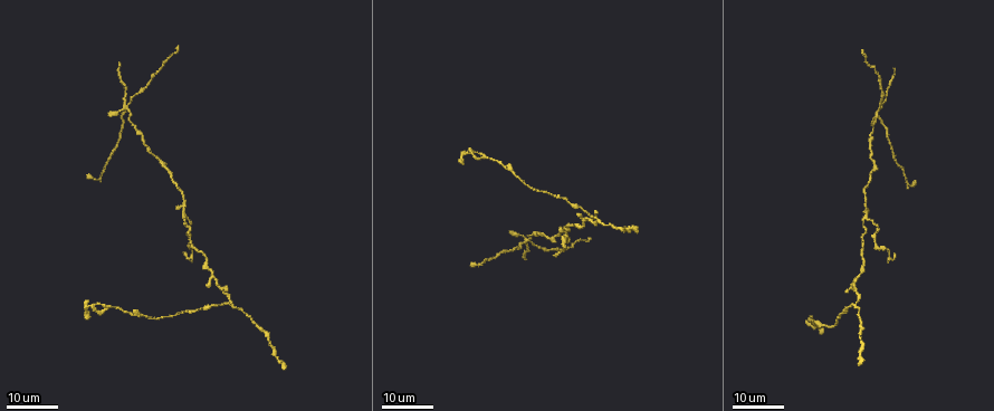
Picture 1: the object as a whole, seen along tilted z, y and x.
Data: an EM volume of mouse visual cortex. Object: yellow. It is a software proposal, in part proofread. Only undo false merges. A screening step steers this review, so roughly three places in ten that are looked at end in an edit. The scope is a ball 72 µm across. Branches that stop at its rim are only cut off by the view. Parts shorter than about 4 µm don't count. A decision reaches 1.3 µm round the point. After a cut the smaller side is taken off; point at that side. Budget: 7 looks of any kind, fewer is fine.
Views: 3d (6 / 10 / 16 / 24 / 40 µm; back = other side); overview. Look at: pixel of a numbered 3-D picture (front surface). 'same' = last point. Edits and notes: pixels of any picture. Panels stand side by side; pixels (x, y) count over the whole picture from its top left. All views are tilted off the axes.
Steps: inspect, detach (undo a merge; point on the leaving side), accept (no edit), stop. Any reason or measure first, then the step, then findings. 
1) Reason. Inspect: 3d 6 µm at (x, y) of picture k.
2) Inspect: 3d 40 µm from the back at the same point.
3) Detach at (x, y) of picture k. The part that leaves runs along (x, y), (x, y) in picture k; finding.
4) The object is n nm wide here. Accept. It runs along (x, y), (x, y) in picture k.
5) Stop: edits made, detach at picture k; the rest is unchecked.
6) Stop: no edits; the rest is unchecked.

Branch point. Inspect: 3d 24 µm at (868, 220) of picture 1.

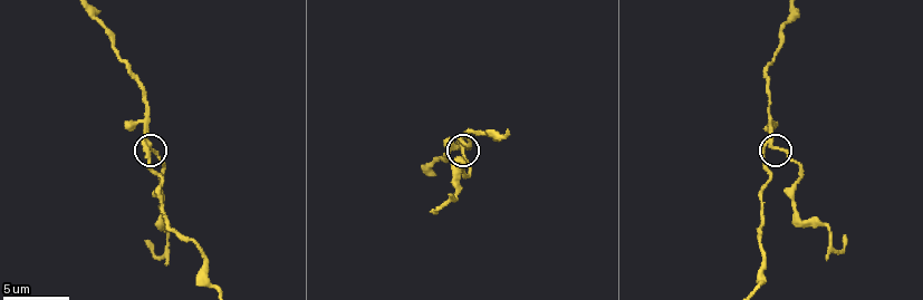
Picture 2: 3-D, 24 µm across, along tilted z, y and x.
Zoom in. Inspect: 3d 6 µm at (150, 145) of picture 2.

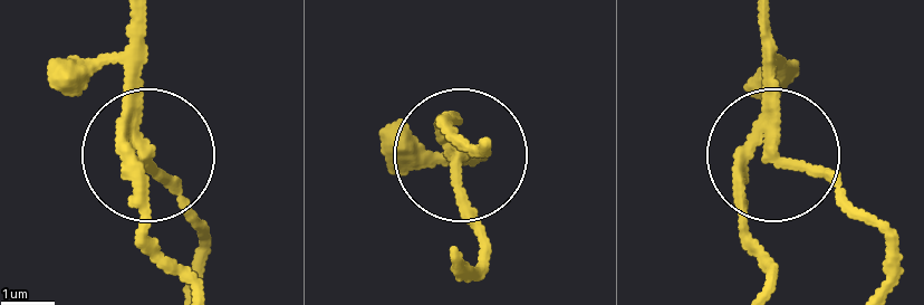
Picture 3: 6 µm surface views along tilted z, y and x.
The object is 200 nm wide here. Detach at (163, 178) of picture 3. Two cells meet here.

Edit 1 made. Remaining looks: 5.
Inspect: overview.

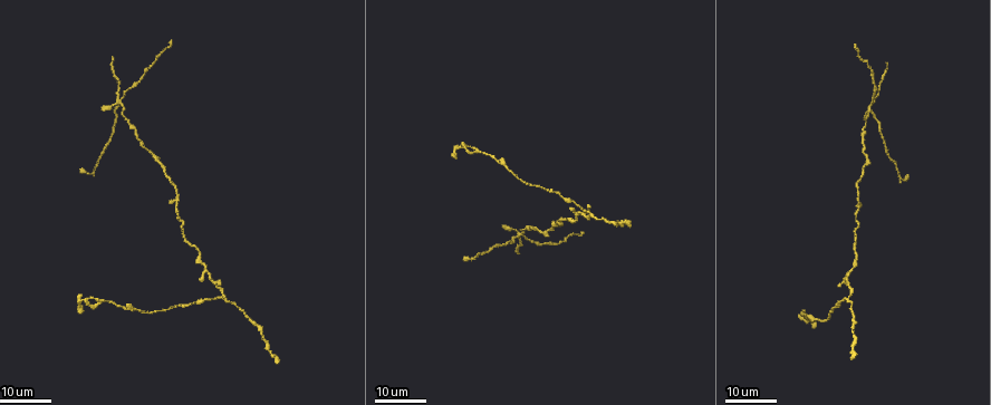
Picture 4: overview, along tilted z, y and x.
Side arm on a straight run. Inspect: 3d 24 µm at (222, 299) of picture 4.

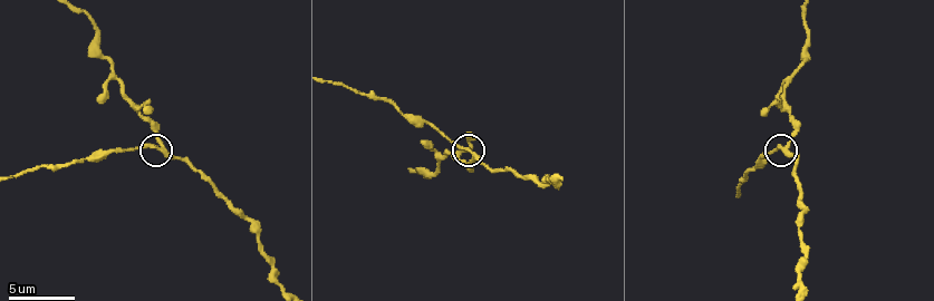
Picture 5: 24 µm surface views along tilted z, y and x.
Inspect: 3d 6 µm at (470, 152) of picture 5.

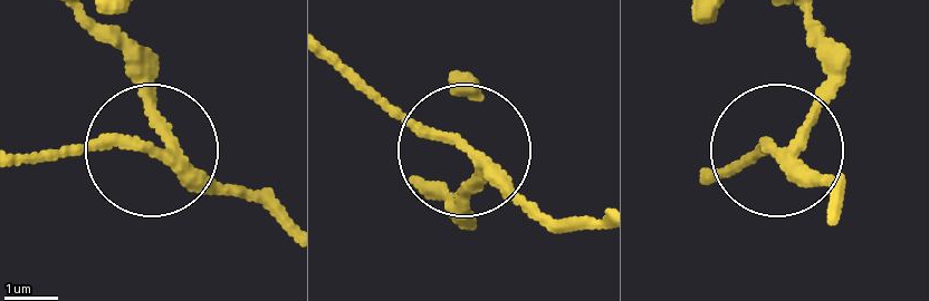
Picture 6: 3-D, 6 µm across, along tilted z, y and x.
The object is 200 nm wide here. Accept. It runs along (423, 180), (456, 195), (480, 155), (546, 221) in picture 6; continuous, no second cell.

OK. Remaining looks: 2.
Sudden change in width. Inspect: 3d 24 µm at (457, 149) of picture 4.

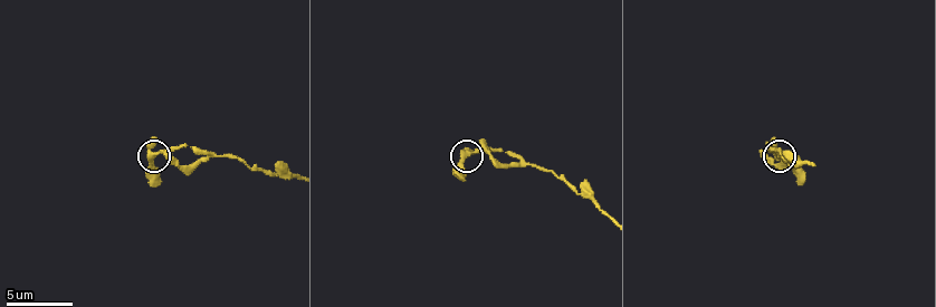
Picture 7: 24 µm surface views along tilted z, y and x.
Closer look. Inspect: 3d 10 µm at (463, 158) of picture 7.

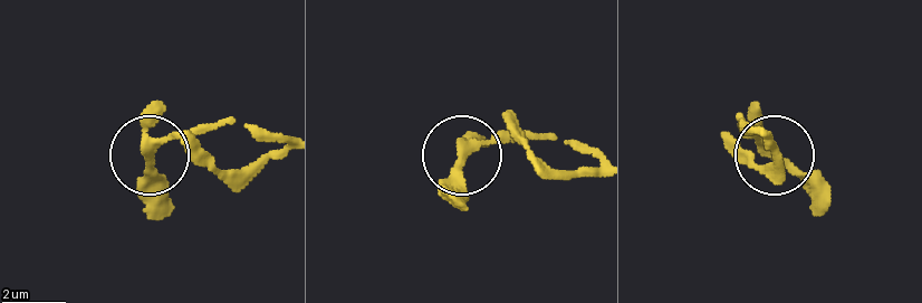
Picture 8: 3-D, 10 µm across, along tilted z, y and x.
Accept. It runs along (286, 144), (242, 126), (164, 139), (151, 157), (165, 210) in picture 8; continuous, no second cell.

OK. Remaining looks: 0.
Stop: edits made, detach at picture 3; the rest is unchecked.

